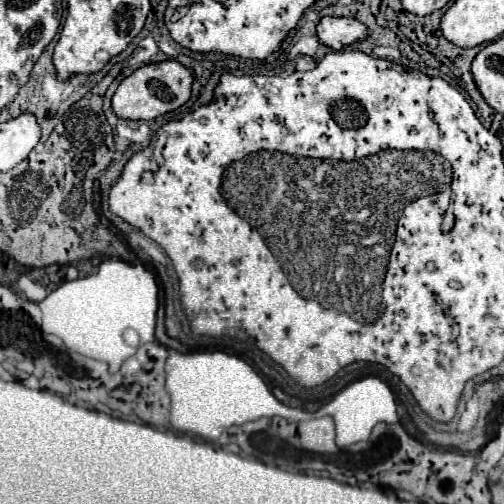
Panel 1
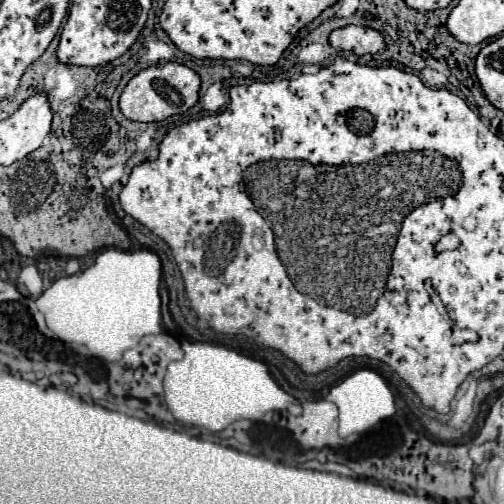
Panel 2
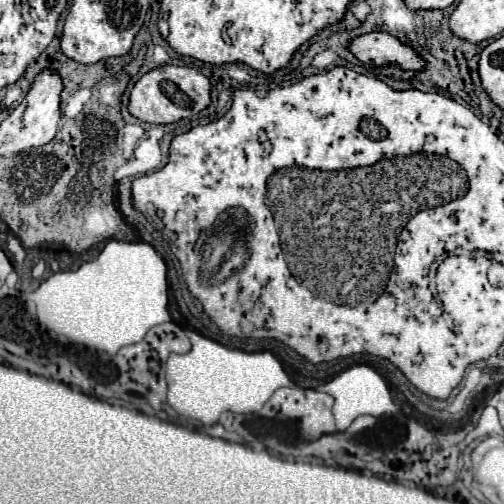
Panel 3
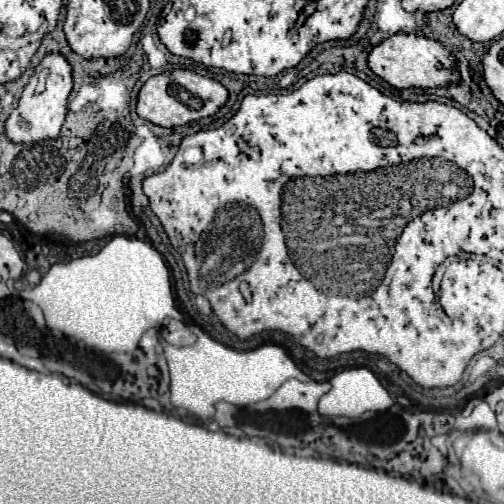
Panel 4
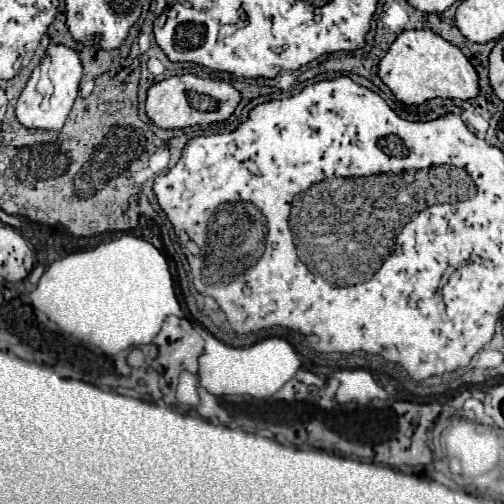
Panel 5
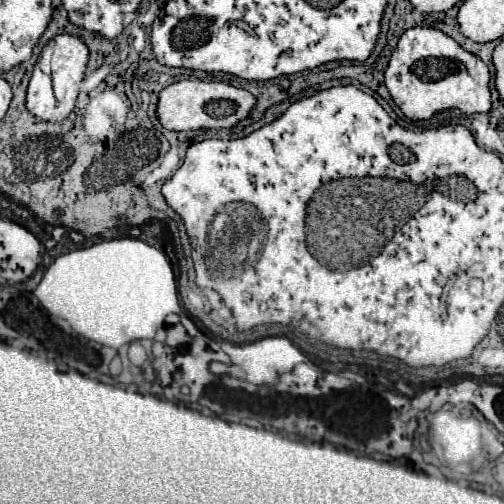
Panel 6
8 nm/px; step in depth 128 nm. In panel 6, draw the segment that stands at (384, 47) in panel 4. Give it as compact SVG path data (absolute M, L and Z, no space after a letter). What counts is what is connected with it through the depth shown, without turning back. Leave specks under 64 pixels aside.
M436 28L406 30L384 72L384 84L392 100L410 120L428 120L436 112L448 108L460 108L466 114L490 112L492 100L488 80L488 66Z

